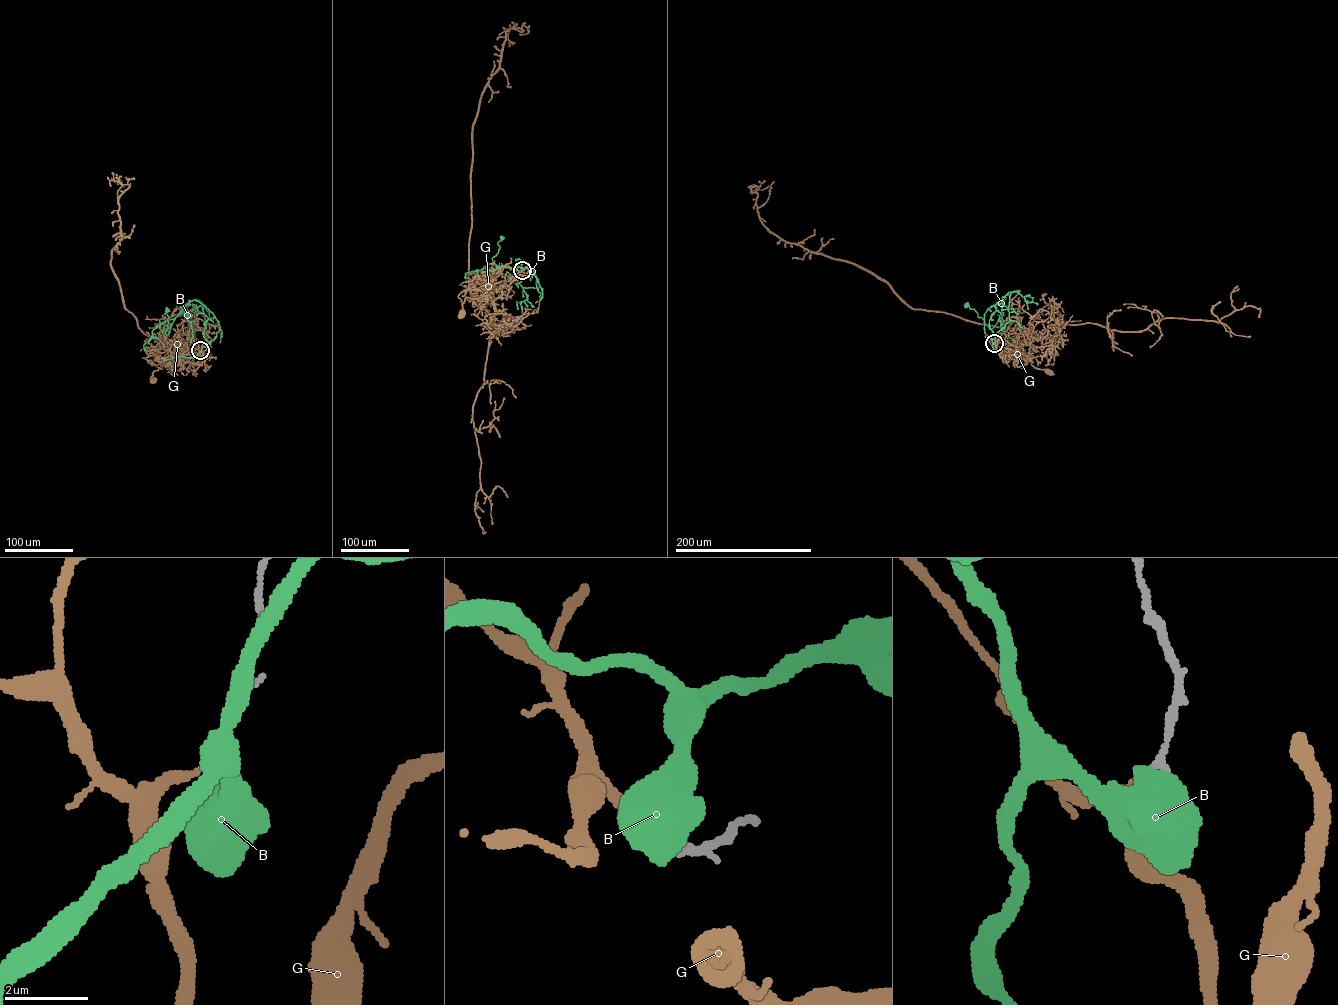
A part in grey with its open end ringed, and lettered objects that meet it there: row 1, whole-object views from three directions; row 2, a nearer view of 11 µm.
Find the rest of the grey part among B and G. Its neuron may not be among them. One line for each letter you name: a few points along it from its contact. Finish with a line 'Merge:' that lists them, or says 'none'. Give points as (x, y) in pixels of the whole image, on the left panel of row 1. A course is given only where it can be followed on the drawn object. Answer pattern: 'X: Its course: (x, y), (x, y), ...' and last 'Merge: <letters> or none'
G: Its course: (200, 350), (201, 357), (195, 363), (185, 362), (185, 354), (177, 353), (153, 371), (153, 380)
Merge: G

